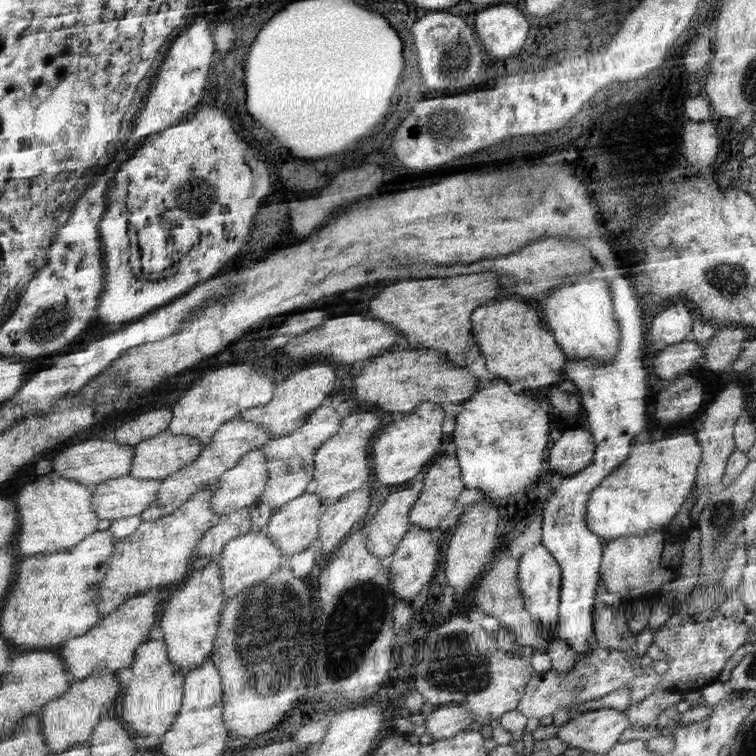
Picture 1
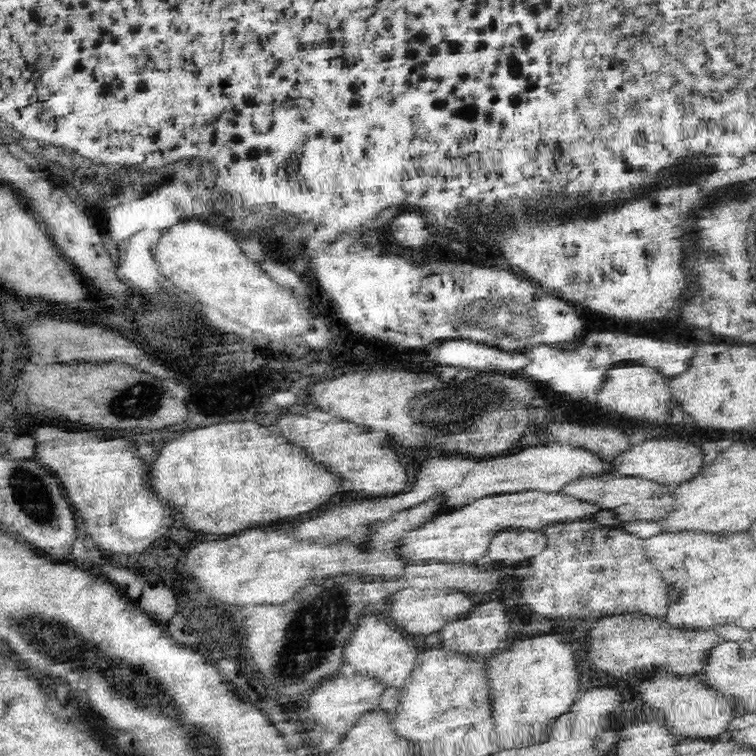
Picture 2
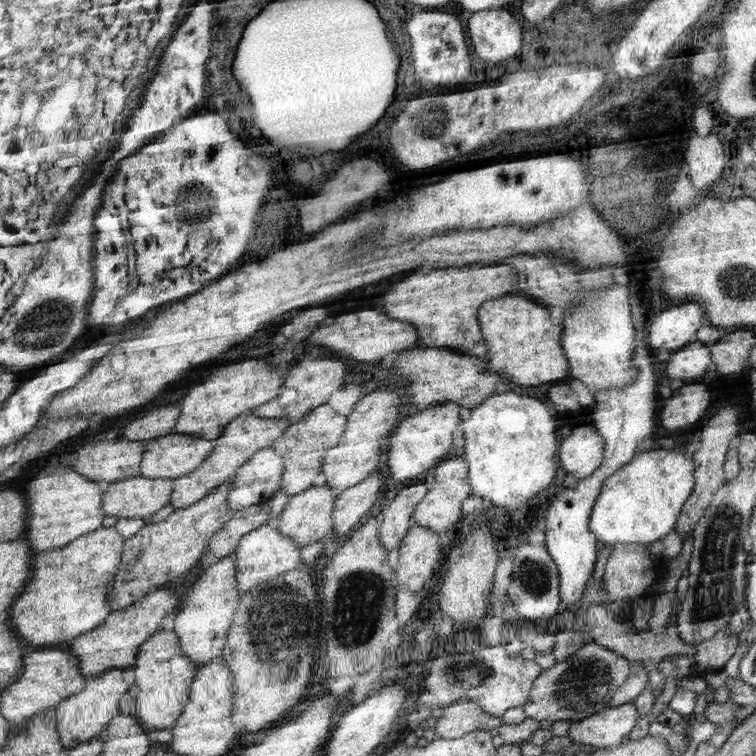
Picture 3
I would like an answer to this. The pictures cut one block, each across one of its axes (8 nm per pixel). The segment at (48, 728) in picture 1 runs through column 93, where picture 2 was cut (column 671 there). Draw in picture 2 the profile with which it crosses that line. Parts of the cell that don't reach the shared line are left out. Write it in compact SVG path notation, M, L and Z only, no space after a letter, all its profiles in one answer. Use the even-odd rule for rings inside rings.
M658 674L656 678L648 678L638 686L638 698L644 702L644 706L662 712L666 726L672 728L672 736L680 742L724 738L730 718L738 714L734 710L734 702L728 696L702 686L698 676L680 678L674 674Z

